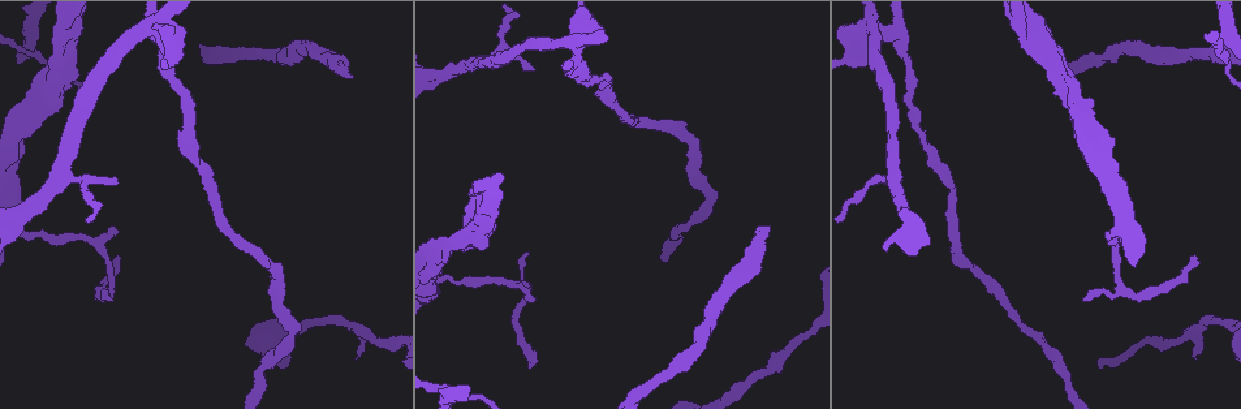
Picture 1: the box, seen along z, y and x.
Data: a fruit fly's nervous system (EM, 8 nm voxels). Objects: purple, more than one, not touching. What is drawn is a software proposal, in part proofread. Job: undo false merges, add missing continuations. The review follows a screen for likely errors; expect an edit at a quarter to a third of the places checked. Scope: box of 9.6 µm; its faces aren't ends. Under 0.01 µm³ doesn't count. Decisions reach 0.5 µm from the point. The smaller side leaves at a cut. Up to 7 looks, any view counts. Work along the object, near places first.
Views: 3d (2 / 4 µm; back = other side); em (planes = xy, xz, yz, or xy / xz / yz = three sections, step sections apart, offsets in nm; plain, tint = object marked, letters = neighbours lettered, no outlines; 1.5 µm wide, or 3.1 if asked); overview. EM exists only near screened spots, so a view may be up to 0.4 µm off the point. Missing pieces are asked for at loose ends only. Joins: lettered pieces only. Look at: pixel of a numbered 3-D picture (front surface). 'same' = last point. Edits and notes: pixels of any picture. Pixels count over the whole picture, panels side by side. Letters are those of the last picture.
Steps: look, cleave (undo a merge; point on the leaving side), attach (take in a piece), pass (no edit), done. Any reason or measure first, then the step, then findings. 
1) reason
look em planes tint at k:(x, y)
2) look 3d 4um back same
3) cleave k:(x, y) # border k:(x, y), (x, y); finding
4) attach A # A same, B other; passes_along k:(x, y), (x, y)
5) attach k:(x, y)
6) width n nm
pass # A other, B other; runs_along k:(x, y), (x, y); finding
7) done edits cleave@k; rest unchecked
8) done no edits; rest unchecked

branch stops here
look em planes plain at 1:(1025, 46)

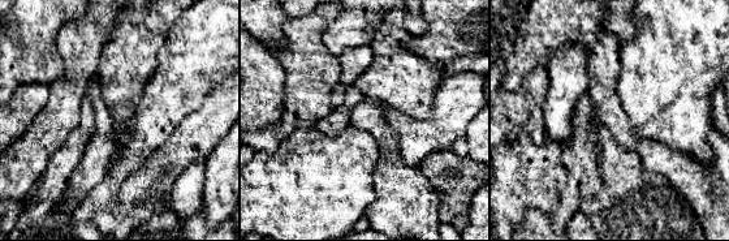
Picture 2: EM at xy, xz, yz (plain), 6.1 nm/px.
see the neighbours
look em planes letters same

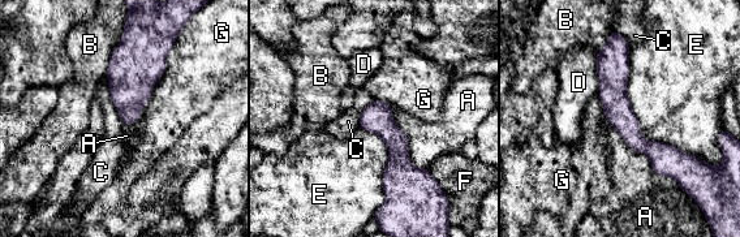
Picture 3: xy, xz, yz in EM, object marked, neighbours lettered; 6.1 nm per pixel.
pass # A other, B other, C other, D other, E other, F other, G other; runs_along 3:(619, 41), (616, 108), (676, 176); none of them fits

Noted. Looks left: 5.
an open end
look em yz step 8 tint at 1:(351, 78)

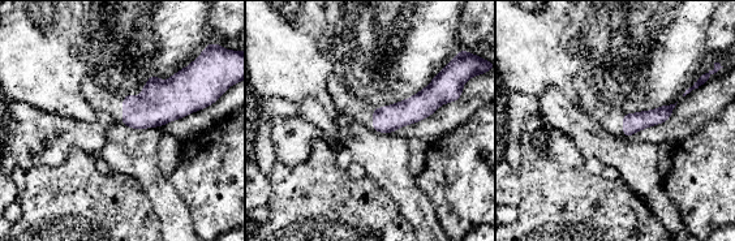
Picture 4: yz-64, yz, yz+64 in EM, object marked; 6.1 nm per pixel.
another direction
look em planes letters same

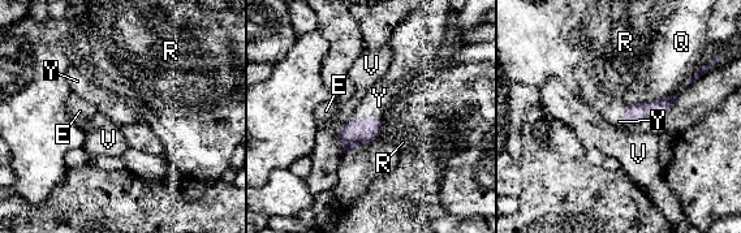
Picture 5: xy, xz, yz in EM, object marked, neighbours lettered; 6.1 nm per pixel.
attach Y # E other, Q other, R other, V other, Y same; passes_along 5:(356, 132), (367, 119), (379, 98); the neuron continues

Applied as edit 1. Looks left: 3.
branch stops here
look em planes tint at 1:(1192, 258)

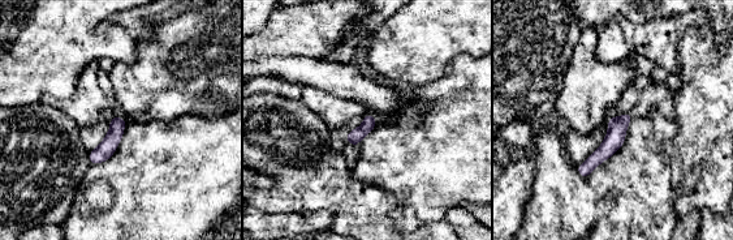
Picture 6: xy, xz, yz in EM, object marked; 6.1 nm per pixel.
look em planes letters same

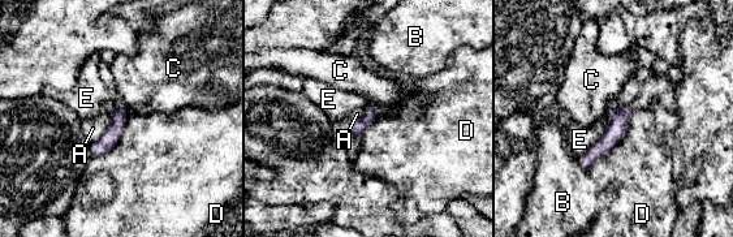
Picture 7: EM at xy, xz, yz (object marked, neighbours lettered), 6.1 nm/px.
pass # A other, B other, C other, D other, E other; runs_along 7:(629, 108), (585, 164); no lettered piece goes on from it

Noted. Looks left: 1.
done edits attach@5; rest unchecked

